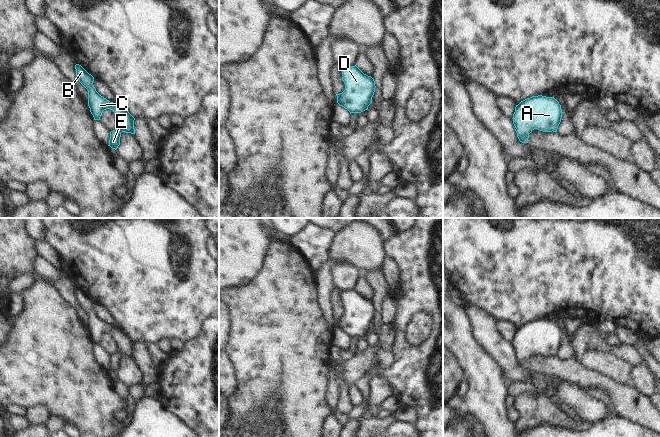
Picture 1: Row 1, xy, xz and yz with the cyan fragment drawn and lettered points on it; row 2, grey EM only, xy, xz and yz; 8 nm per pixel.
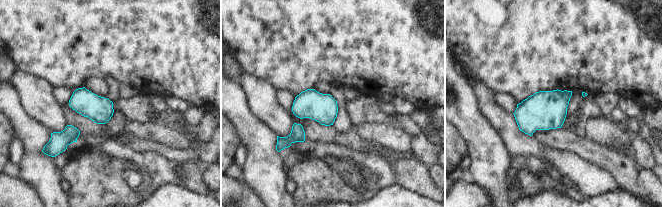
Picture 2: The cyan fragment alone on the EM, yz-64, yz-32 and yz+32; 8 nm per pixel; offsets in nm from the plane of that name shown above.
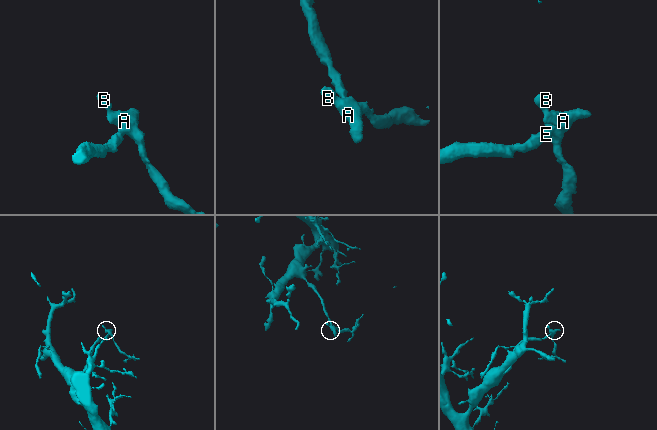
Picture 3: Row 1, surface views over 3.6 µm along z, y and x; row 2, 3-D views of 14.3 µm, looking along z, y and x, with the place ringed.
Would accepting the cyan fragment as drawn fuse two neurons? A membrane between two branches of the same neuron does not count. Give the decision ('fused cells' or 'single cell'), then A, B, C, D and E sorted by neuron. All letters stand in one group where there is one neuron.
single cell; A B C D E

